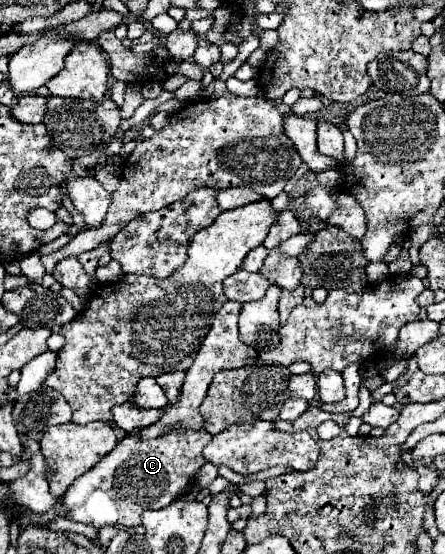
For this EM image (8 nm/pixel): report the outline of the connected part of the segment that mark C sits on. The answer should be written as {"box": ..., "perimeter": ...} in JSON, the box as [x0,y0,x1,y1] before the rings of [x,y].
{"box":[62,428,212,528],"perimeter":[[[188,428],[170,430],[168,434],[162,434],[160,438],[152,438],[152,440],[144,440],[138,430],[128,432],[118,442],[116,450],[112,450],[112,454],[108,454],[108,458],[104,458],[104,462],[98,462],[92,470],[88,470],[84,476],[80,476],[68,488],[68,492],[62,498],[62,504],[70,508],[68,518],[74,522],[90,524],[94,528],[102,528],[102,526],[134,528],[134,526],[140,526],[140,514],[144,510],[160,510],[160,508],[168,506],[170,502],[174,502],[174,498],[178,498],[182,494],[184,488],[188,488],[194,482],[194,476],[206,464],[202,450],[204,450],[204,446],[208,446],[210,440],[212,440],[212,436],[206,430],[188,430]]]}

